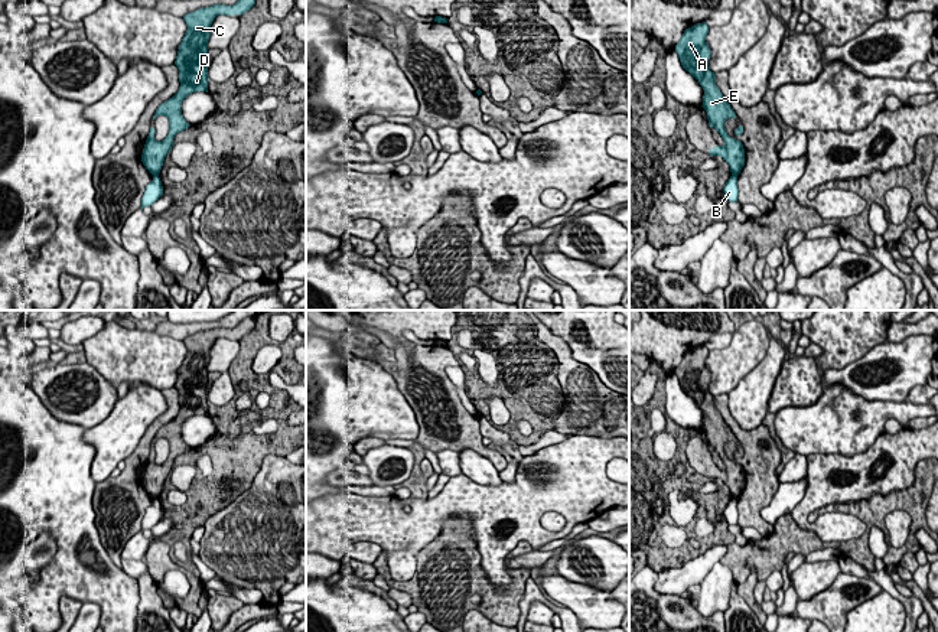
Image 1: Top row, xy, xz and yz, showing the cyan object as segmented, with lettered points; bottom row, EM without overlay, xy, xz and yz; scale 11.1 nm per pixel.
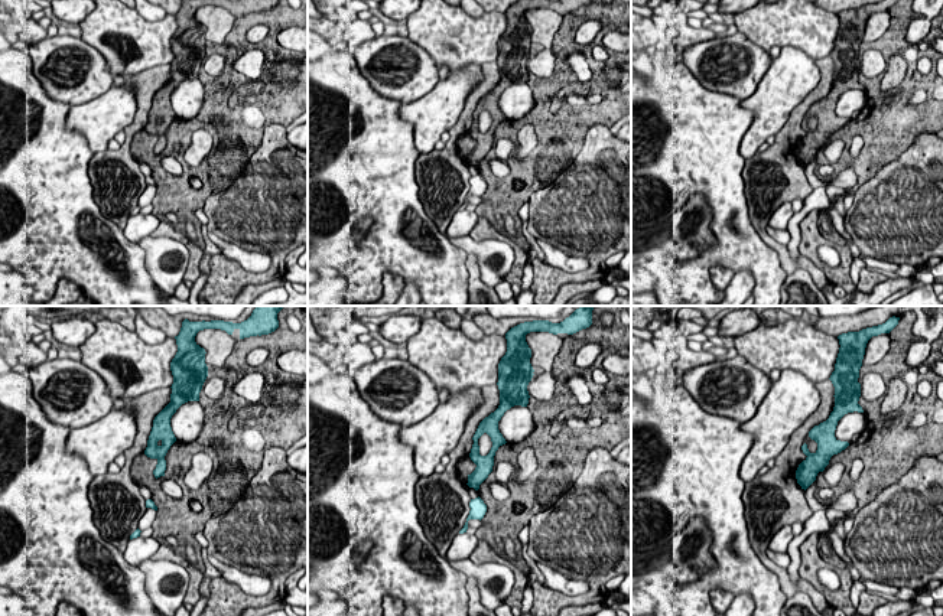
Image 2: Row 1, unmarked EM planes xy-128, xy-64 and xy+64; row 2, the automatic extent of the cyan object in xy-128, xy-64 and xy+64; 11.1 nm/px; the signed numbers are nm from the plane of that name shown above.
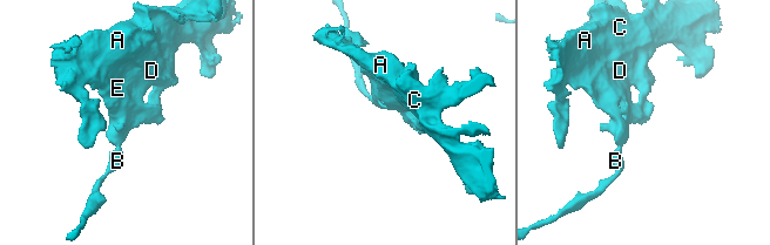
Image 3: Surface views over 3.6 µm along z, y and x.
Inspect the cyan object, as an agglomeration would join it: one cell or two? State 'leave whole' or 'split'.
split

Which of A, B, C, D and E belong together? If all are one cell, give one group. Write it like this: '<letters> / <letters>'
A C D E / B

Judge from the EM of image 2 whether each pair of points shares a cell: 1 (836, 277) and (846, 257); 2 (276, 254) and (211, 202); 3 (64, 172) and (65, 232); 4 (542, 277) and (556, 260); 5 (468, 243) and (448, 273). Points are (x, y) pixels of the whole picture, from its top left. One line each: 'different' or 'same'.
1: same
2: same
3: same
4: different
5: different

